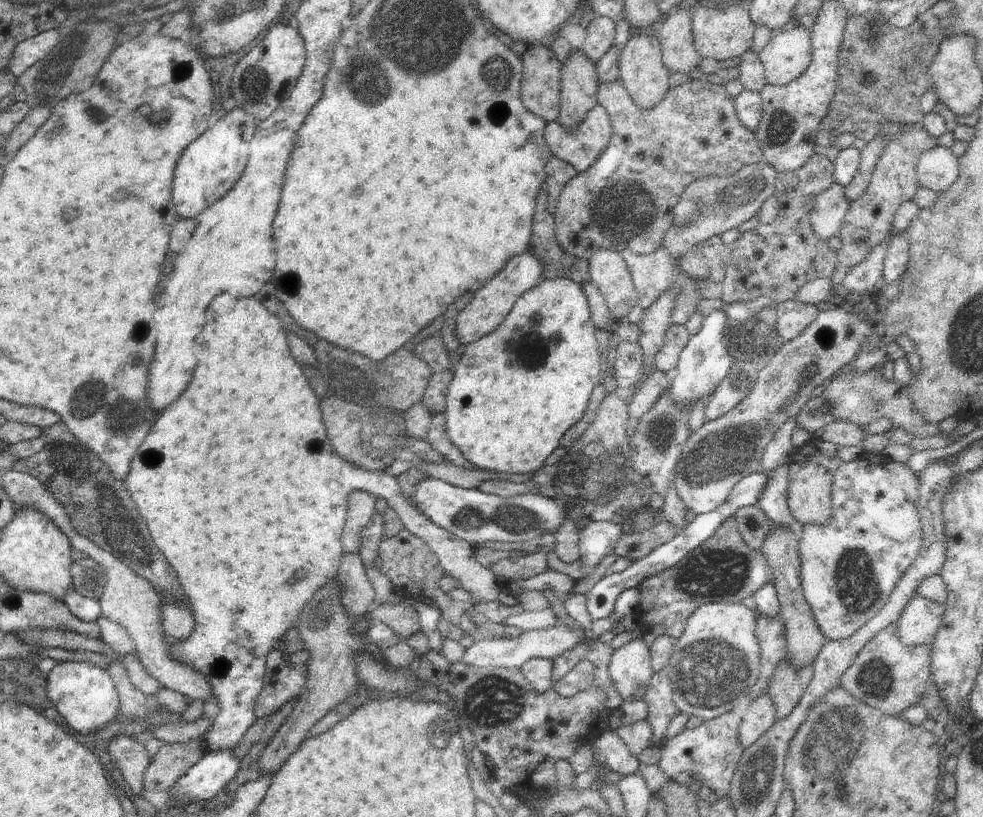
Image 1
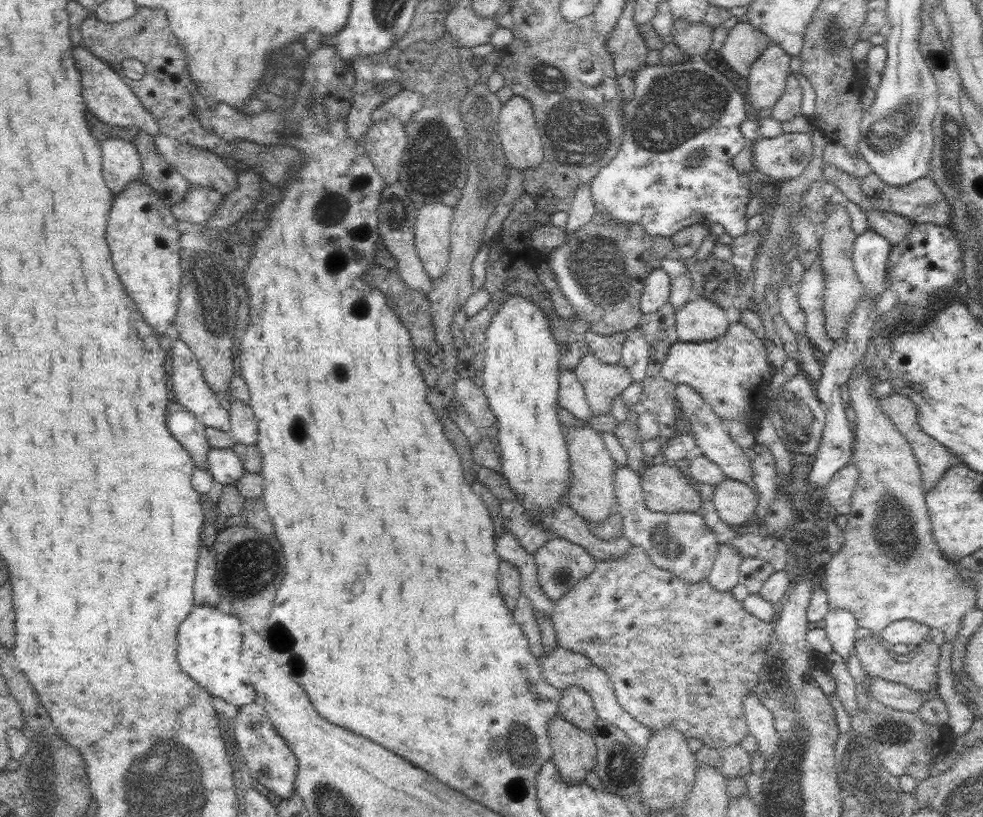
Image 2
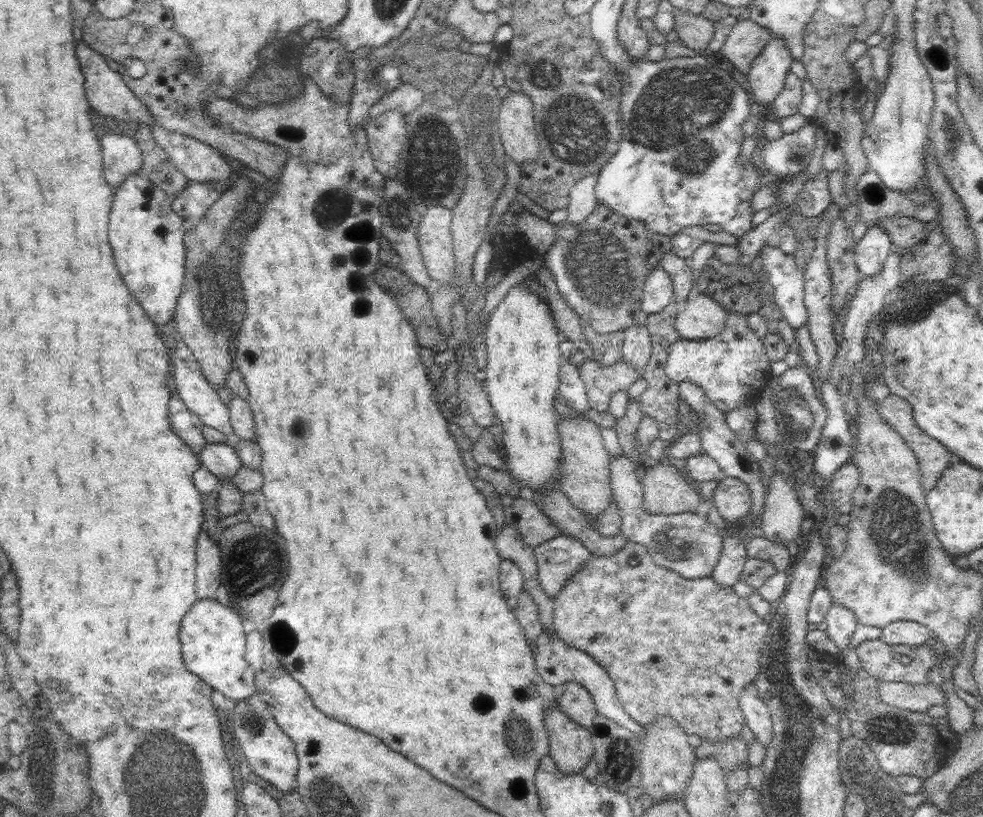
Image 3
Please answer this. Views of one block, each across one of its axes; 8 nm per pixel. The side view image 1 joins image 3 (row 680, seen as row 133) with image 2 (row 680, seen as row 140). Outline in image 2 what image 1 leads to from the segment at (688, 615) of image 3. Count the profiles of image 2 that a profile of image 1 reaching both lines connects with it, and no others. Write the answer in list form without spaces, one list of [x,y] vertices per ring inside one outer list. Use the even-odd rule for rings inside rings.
[[[631,546],[627,556],[623,556],[623,558],[595,560],[595,570],[589,576],[579,578],[575,588],[569,588],[569,592],[565,592],[565,596],[561,596],[561,600],[555,602],[553,630],[555,630],[555,638],[557,638],[559,648],[565,648],[573,654],[585,656],[589,662],[593,662],[599,670],[603,670],[609,676],[613,696],[617,698],[621,708],[625,712],[629,712],[637,722],[647,726],[649,730],[659,732],[667,726],[673,726],[687,740],[697,738],[703,742],[703,746],[711,746],[711,748],[735,746],[743,740],[743,736],[749,734],[749,728],[747,728],[745,716],[743,716],[743,700],[747,694],[755,694],[755,682],[759,678],[759,670],[763,668],[763,654],[769,650],[769,638],[773,634],[771,634],[771,624],[763,624],[761,620],[755,620],[753,616],[749,616],[743,608],[743,602],[737,602],[731,596],[731,590],[719,592],[713,588],[713,584],[709,584],[709,580],[701,580],[697,584],[681,582],[669,570],[657,568],[651,562],[651,558],[647,556],[647,552],[643,552],[639,546]]]

